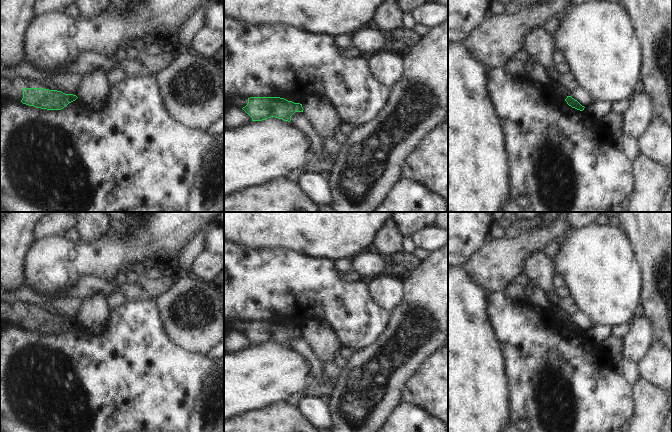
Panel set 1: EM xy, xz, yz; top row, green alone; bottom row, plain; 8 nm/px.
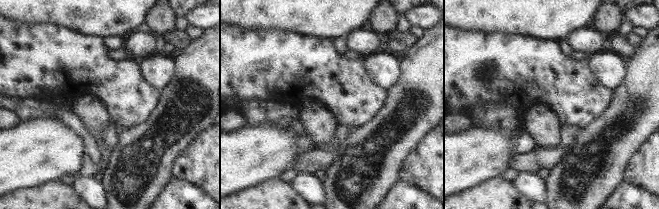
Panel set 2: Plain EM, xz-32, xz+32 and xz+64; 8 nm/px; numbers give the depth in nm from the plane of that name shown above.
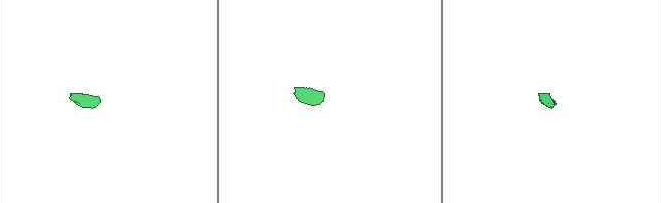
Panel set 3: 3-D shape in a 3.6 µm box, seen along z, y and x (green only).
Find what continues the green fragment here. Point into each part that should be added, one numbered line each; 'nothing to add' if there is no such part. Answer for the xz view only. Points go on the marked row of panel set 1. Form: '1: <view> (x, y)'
1: xz (237, 101)

